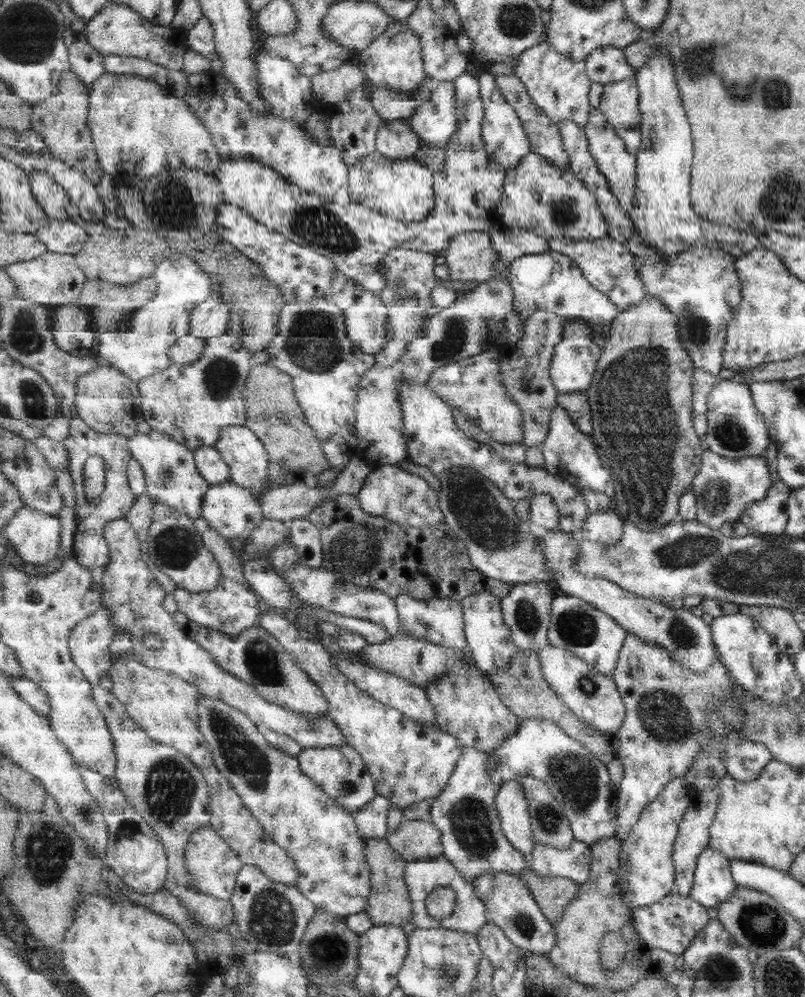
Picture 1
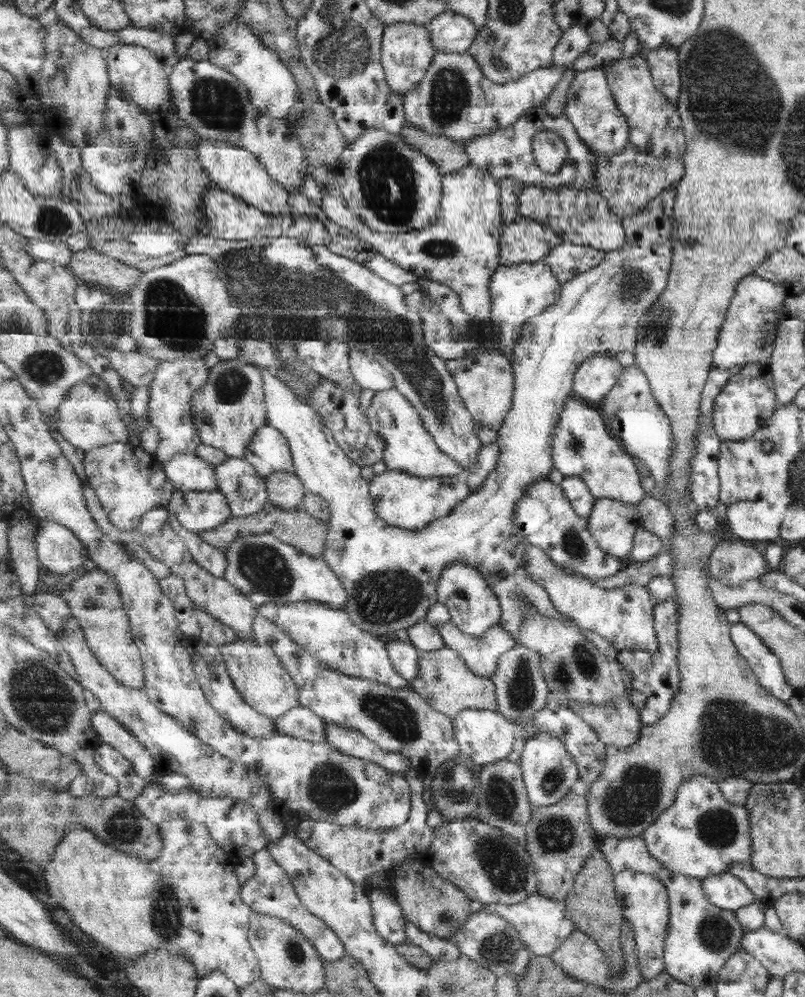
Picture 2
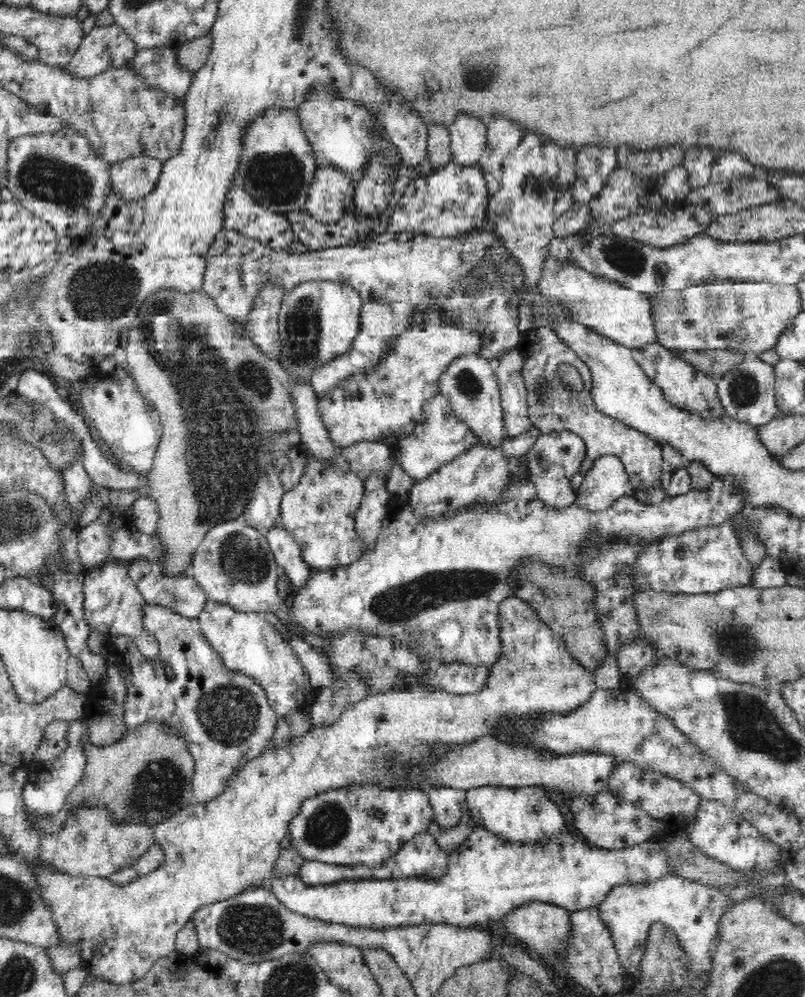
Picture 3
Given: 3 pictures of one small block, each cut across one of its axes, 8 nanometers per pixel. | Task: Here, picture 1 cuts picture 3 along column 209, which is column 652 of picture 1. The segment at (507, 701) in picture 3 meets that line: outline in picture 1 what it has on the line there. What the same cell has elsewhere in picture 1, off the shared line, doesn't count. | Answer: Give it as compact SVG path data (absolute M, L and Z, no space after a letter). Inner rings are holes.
M685 778L673 780L657 800L643 810L640 821L633 826L632 833L622 837L620 887L624 901L632 909L657 904L675 891L674 846L680 834L680 824L693 800L693 793Z

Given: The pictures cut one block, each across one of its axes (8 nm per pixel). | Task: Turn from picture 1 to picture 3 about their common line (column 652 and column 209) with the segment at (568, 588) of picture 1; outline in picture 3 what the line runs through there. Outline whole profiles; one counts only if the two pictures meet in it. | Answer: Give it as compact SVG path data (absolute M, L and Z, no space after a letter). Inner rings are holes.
M207 599L198 619L201 631L208 639L210 646L220 653L220 658L224 661L224 665L228 669L254 677L266 689L268 702L271 708L276 711L277 717L286 716L288 711L294 710L297 707L304 707L306 709L312 706L318 690L312 688L308 671L300 662L296 651L294 651L292 646L288 645L282 633L266 620L264 613L240 612L233 609L229 604Z

